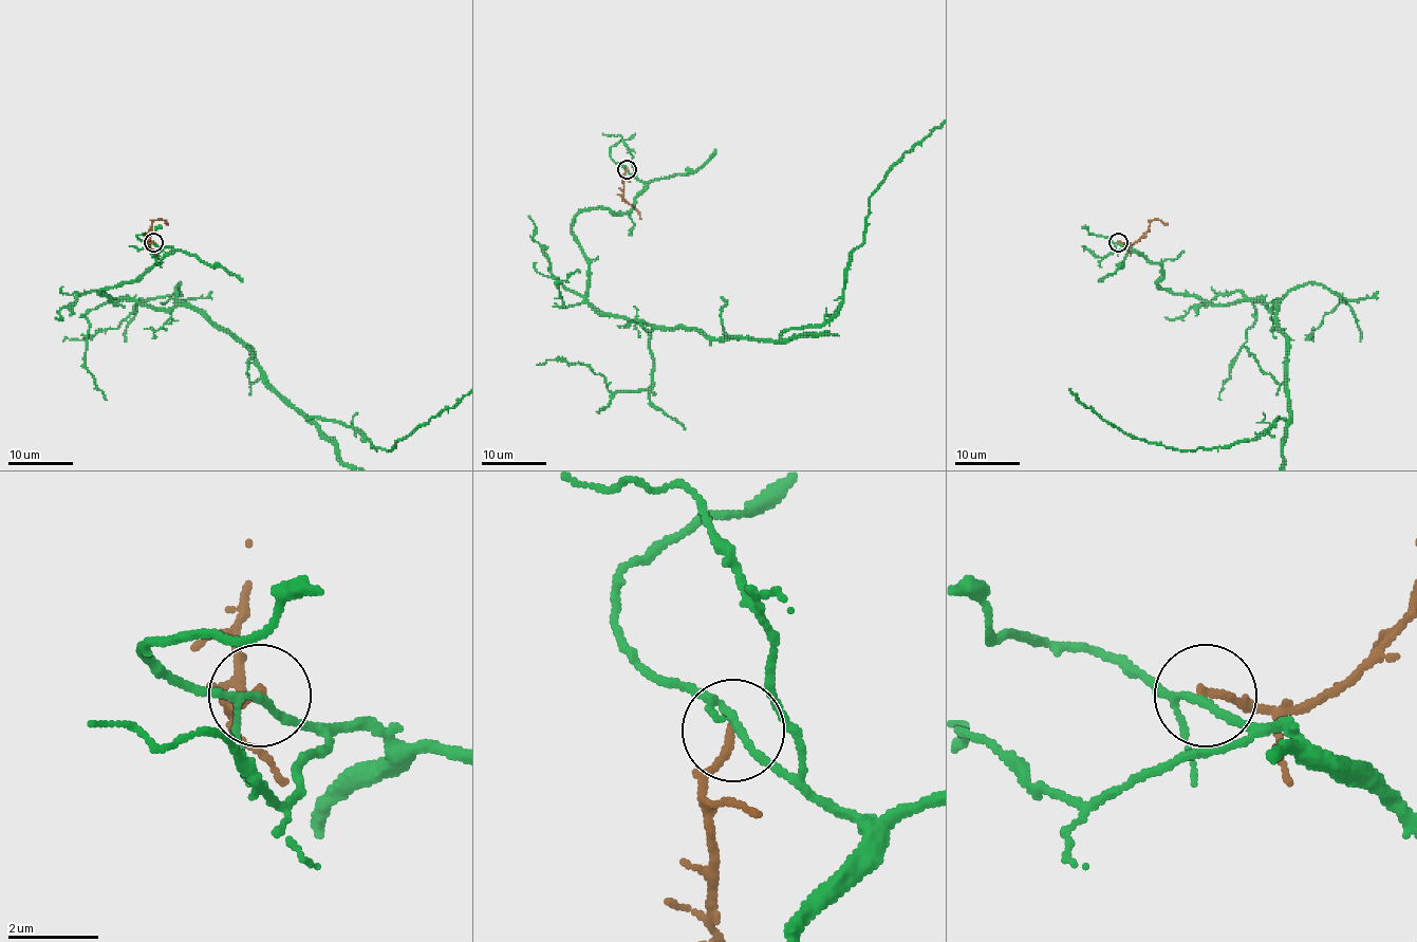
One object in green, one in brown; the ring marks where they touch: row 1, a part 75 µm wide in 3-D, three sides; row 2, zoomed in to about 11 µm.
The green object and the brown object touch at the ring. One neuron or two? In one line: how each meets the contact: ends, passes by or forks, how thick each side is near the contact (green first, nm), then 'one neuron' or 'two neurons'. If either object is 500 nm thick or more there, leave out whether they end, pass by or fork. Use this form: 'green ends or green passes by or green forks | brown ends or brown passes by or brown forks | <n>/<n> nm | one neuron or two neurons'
green forks | brown ends | 130/190 nm | two neurons

